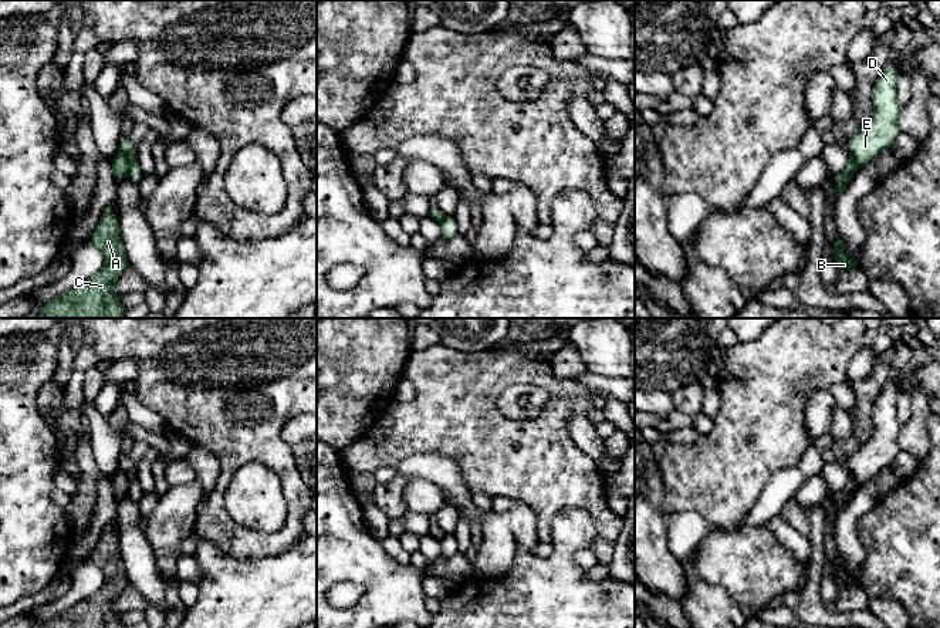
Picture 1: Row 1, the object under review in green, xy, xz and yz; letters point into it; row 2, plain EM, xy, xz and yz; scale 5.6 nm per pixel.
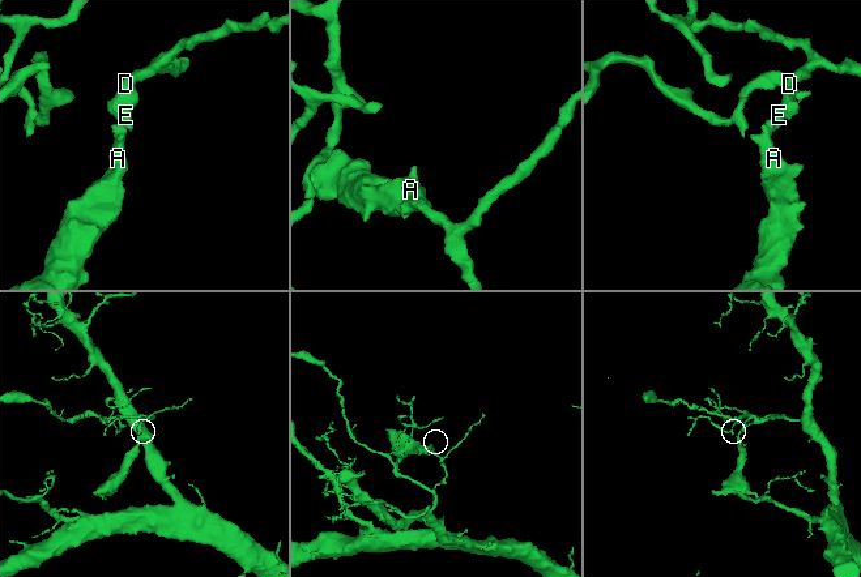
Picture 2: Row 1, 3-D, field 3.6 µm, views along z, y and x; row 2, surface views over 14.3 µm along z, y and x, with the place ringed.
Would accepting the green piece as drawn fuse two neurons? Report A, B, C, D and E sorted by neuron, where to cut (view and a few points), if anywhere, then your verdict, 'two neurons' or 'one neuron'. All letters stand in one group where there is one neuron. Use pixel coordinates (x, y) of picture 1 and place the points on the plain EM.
A B C / D E; cut in xy along (121, 469), (128, 482), (128, 495); two neurons

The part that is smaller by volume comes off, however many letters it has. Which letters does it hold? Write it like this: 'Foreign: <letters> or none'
Foreign: A, B, C

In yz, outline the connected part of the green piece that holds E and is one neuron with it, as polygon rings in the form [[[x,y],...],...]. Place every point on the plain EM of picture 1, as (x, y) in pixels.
[[[892,379],[873,402],[873,435],[849,458],[849,470],[856,489],[873,479],[879,470],[890,467],[900,452],[902,423],[896,406],[899,392]]]

